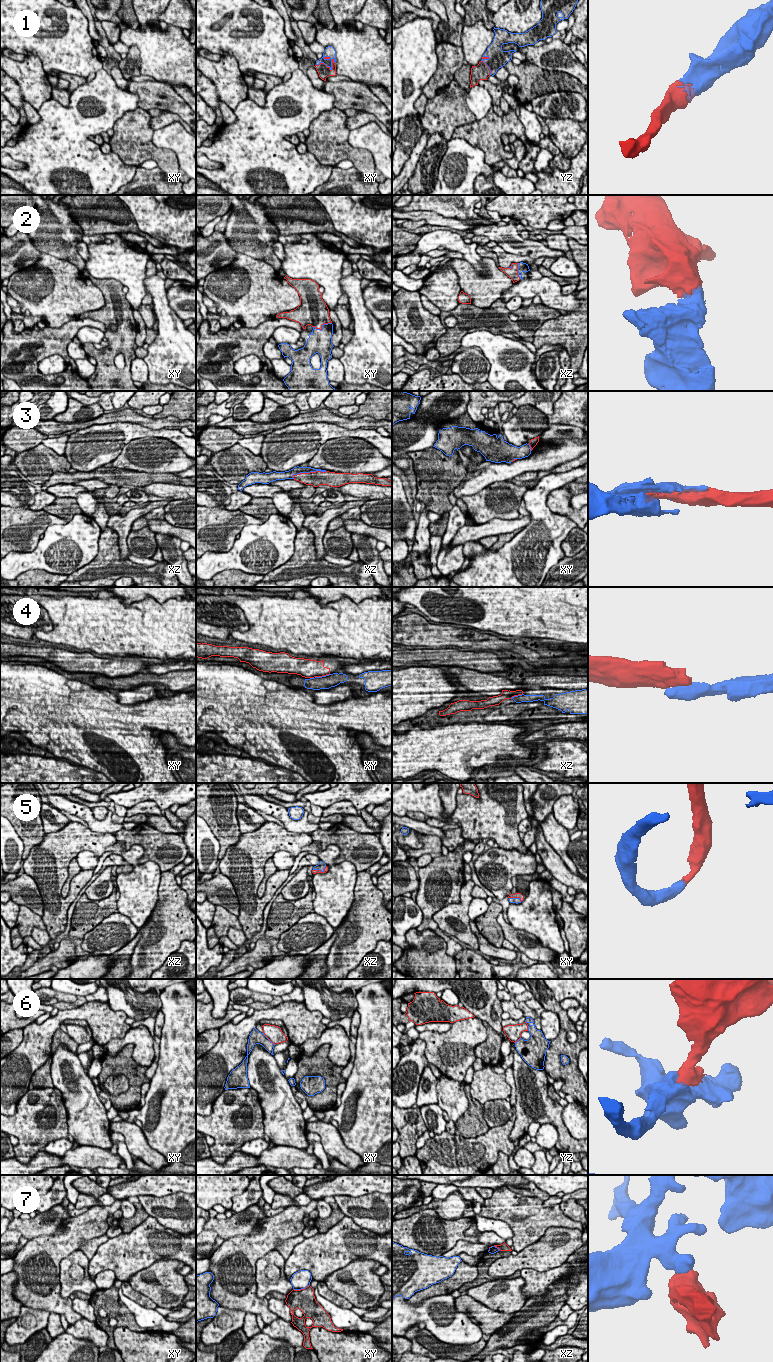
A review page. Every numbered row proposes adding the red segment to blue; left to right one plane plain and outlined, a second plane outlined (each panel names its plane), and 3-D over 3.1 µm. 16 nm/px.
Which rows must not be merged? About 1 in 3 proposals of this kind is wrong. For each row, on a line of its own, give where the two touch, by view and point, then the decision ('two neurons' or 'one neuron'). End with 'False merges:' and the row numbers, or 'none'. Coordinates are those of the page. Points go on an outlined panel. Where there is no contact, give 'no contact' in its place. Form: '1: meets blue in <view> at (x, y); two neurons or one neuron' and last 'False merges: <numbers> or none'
1: meets blue in xy at (327, 66); one neuron
2: meets blue in xy at (322, 327); one neuron
3: meets blue in xz at (309, 472); one neuron
4: meets blue in xy at (322, 676); two neurons
5: meets blue in xz at (320, 869); one neuron
6: meets blue in xy at (268, 1039); one neuron
7: meets blue in xy at (301, 1288); two neurons
False merges: 4, 7

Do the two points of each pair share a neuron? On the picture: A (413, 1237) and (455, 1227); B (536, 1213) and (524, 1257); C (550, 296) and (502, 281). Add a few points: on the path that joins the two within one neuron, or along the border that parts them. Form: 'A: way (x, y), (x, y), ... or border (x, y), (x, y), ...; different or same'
A: way (423, 1234), (445, 1234); same
B: border (545, 1231), (537, 1240), (518, 1252); different
C: border (513, 283), (501, 293), (499, 298); different

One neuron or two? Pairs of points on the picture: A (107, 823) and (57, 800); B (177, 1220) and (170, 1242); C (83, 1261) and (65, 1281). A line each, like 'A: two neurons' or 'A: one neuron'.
A: one neuron
B: two neurons
C: one neuron

